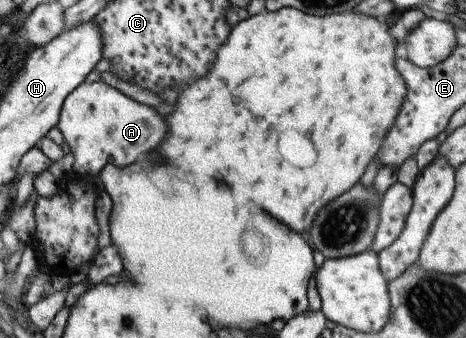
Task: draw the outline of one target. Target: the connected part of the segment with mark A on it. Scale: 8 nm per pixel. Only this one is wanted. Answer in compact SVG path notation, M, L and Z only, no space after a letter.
M100 81L81 82L61 104L56 123L63 140L73 156L71 168L81 177L98 177L110 156L116 168L124 168L136 160L138 154L154 148L162 136L162 118L150 110L152 106L140 104L122 92Z

